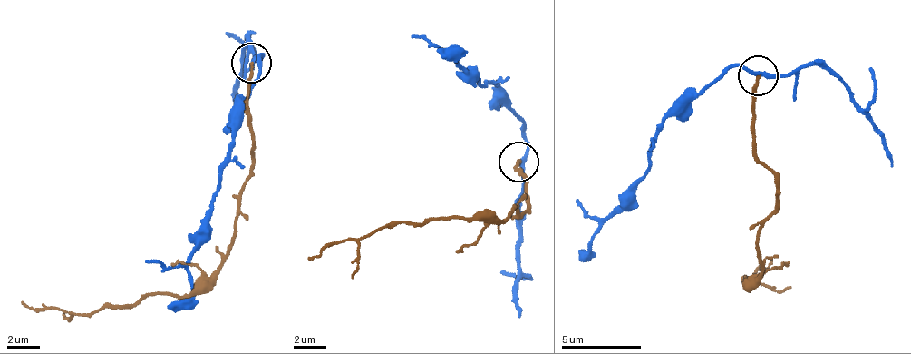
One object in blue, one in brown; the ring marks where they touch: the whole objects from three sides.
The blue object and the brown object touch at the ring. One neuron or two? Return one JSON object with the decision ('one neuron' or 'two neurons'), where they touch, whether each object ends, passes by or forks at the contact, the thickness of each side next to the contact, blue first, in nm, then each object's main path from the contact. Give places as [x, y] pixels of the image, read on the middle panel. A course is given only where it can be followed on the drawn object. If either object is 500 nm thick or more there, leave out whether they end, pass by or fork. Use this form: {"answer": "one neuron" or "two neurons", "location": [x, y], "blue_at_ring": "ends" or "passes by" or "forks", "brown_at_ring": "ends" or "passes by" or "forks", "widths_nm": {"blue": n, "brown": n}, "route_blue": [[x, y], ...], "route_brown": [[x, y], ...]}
{"answer": "one neuron", "location": [518, 162], "blue_at_ring": "passes by", "brown_at_ring": "ends", "widths_nm": {"blue": 240, "brown": 170}, "route_blue": [[518, 162], [525, 152], [525, 128], [508, 94], [489, 83], [475, 83], [457, 66], [463, 54], [436, 50]], "route_brown": [[518, 162], [529, 209], [519, 215], [513, 205], [508, 220], [485, 224], [470, 217], [426, 218], [307, 258]]}

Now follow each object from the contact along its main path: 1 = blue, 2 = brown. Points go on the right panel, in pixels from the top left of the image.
1: (759, 76), (751, 71), (728, 67), (678, 110), (657, 132), (635, 201), (610, 220), (590, 248), (580, 252)
2: (759, 76), (755, 159), (775, 178), (774, 213), (758, 231), (760, 277), (747, 289), (743, 278), (771, 258)

